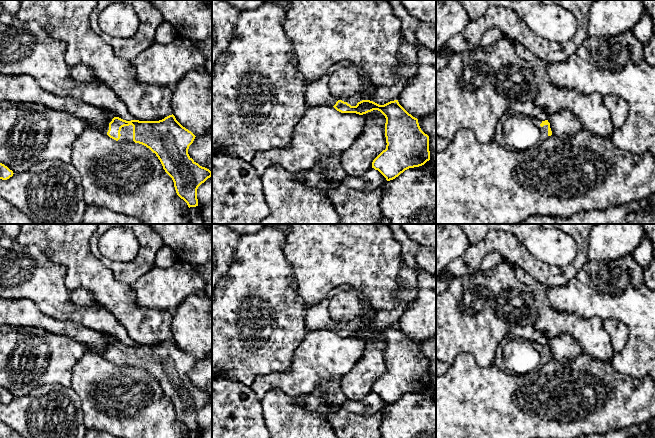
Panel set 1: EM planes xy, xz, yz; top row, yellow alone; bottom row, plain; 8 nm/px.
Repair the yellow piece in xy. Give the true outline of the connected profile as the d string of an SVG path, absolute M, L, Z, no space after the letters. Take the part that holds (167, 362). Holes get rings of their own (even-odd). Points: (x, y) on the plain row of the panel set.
M173 338L159 345L126 345L119 341L114 341L100 355L117 366L135 366L149 372L156 378L163 393L172 402L177 419L187 427L189 432L198 430L197 413L212 400L212 396L200 390L189 380L189 370L193 367L196 360L183 351Z

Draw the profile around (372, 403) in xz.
M371 391L359 401L346 399L341 406L341 410L362 416L371 416L382 412L386 405L386 402L378 394Z

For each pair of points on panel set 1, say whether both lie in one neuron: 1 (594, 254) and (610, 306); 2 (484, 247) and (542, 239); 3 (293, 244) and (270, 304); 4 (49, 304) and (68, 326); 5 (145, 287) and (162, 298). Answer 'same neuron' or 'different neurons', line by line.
1: different neurons
2: different neurons
3: different neurons
4: different neurons
5: same neuron

